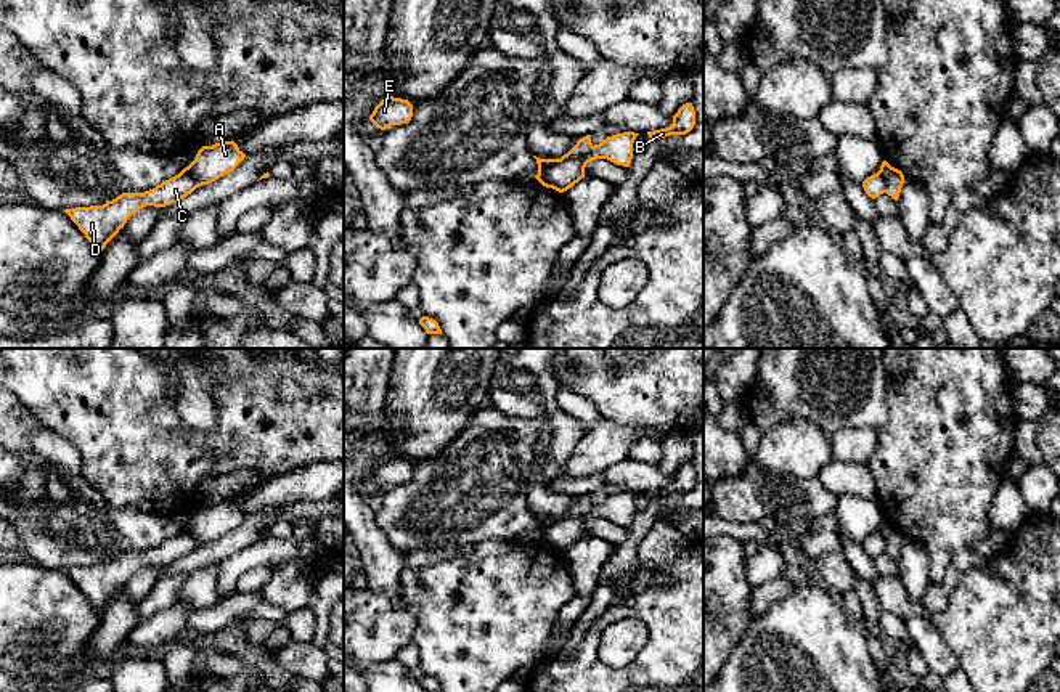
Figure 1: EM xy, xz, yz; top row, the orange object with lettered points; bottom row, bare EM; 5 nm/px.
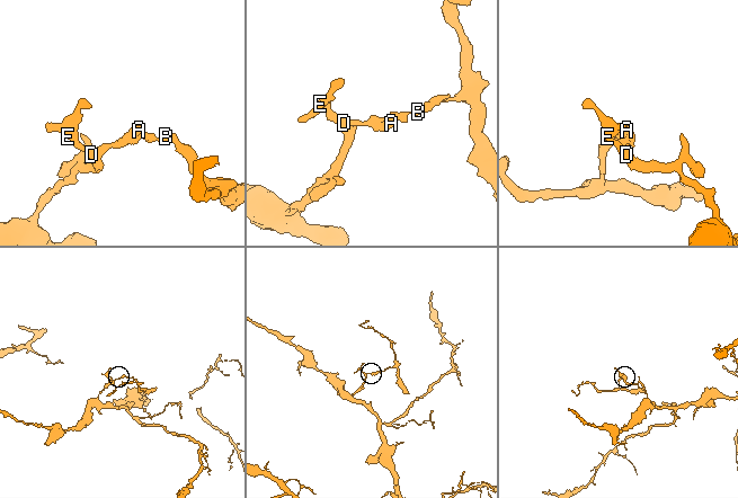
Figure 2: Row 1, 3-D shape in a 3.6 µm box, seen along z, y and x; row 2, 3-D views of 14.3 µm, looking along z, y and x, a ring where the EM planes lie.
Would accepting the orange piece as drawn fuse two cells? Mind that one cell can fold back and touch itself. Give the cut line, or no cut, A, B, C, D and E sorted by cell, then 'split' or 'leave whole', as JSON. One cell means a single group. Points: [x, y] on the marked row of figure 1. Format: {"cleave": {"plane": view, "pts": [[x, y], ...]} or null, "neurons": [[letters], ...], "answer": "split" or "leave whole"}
{"cleave": {"plane": "xz", "pts": [[593, 146], [587, 154], [556, 159], [538, 174]]}, "neurons": [["A", "B"], ["C", "D", "E"]], "answer": "split"}

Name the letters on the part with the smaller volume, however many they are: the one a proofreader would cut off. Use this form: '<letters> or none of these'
A, B

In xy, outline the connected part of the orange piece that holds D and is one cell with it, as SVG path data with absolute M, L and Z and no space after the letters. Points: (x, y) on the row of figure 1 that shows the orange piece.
M180 172L173 178L169 178L156 188L145 193L122 193L112 201L103 206L66 209L64 212L85 234L96 252L101 252L106 244L119 233L127 220L146 206L165 207L188 194L191 194L198 185L194 178Z

